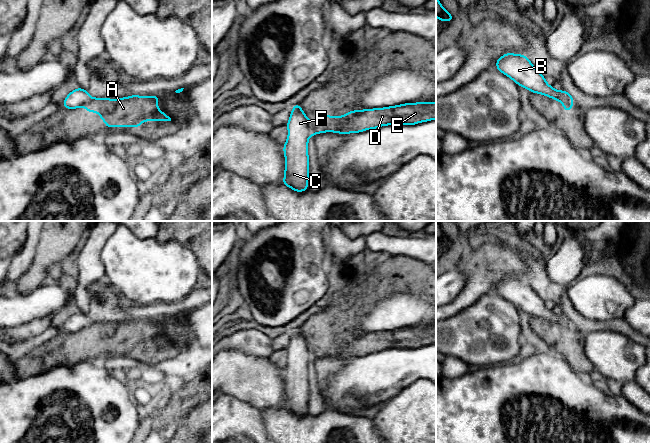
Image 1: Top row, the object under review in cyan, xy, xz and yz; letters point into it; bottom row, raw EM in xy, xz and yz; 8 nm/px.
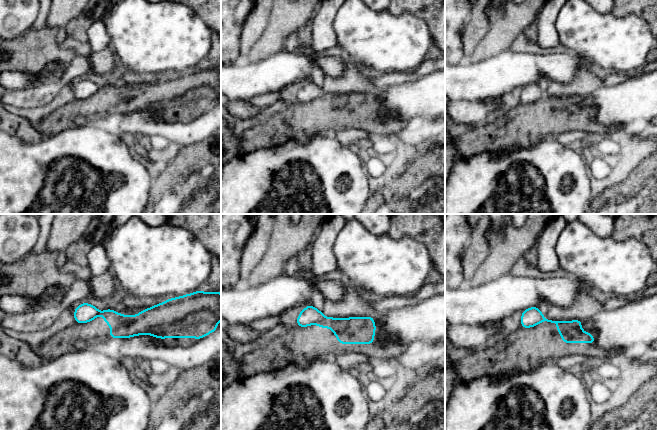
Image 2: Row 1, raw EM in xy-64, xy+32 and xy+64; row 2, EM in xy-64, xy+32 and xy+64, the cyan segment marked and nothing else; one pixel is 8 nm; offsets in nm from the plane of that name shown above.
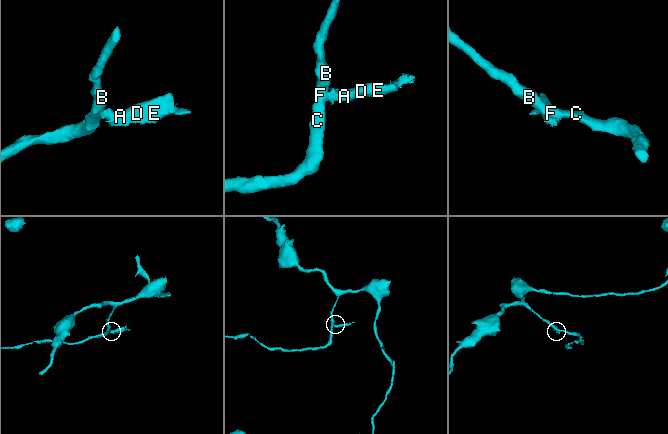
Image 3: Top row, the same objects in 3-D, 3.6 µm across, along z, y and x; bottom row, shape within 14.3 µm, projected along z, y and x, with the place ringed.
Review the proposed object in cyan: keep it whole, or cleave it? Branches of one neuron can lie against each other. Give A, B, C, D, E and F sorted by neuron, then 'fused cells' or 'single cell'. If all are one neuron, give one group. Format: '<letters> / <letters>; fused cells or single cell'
A D E / B C F; fused cells

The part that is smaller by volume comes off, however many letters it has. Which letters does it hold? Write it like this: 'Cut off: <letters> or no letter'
Cut off: A, D, E

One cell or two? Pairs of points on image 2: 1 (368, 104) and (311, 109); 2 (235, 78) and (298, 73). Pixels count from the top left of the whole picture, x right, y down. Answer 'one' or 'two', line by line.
1: one
2: one

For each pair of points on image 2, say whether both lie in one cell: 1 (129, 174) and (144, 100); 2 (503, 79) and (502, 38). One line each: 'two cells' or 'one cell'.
1: two cells
2: two cells

